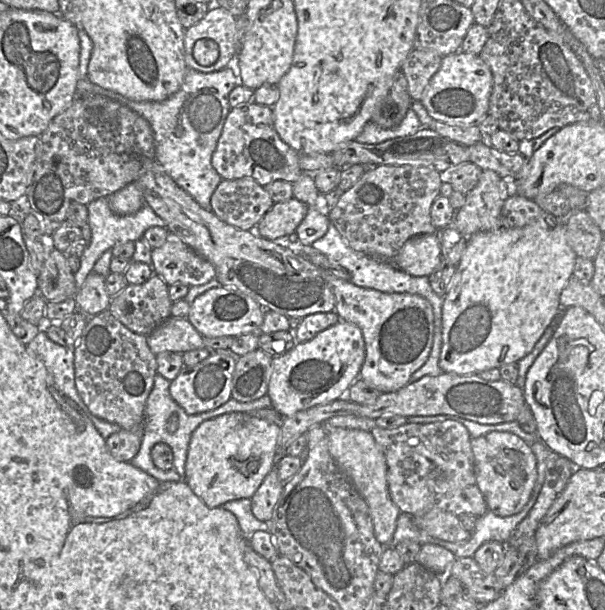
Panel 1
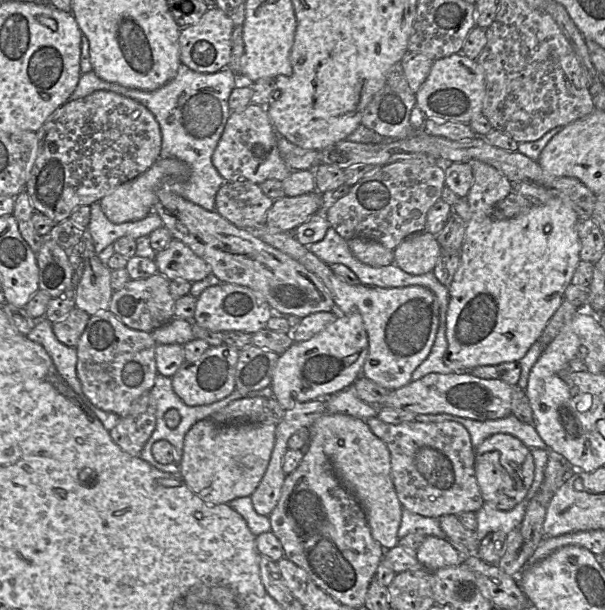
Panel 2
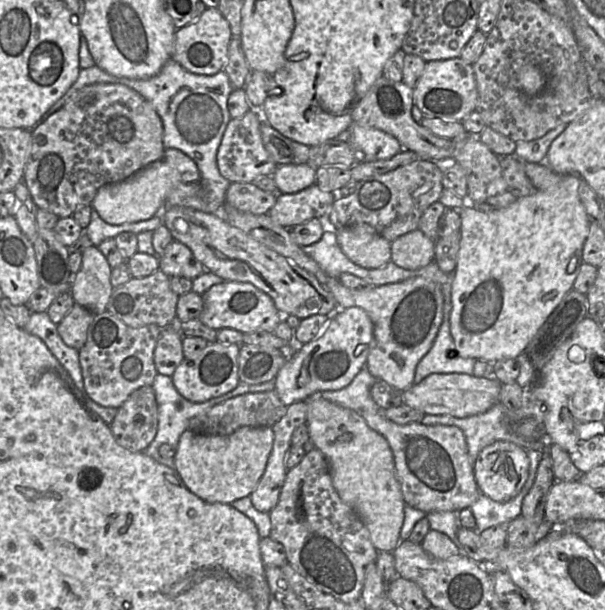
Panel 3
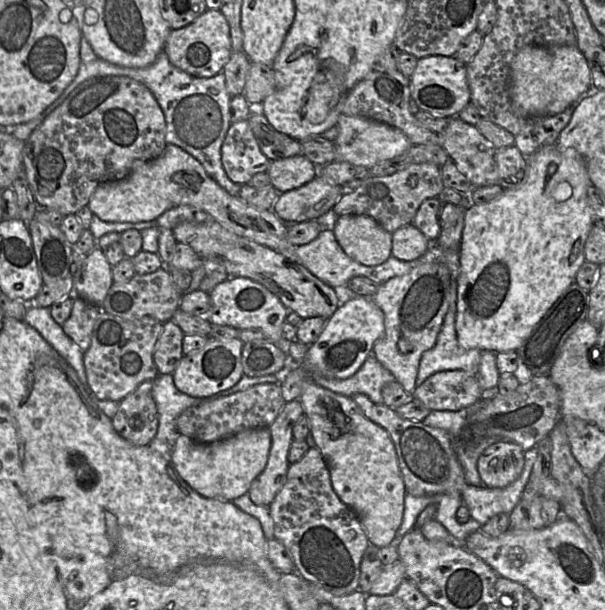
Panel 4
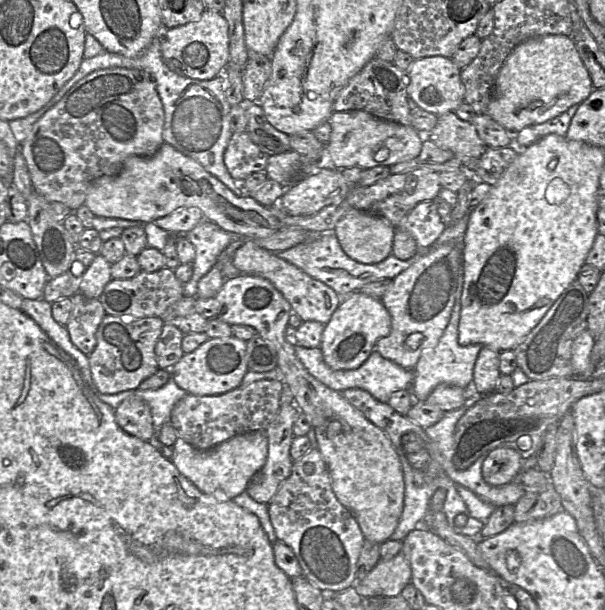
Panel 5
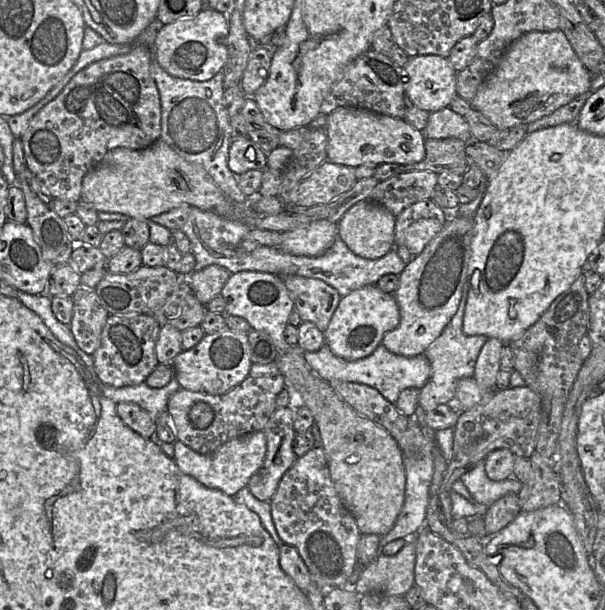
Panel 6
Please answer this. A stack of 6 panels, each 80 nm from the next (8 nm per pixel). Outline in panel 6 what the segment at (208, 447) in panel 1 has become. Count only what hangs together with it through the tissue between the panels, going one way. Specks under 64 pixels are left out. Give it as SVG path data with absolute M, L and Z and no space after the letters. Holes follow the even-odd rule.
M263 430L233 438L212 453L198 453L180 440L174 443L173 459L179 469L207 488L220 490L233 496L247 487L250 477L263 465L266 455L266 436Z

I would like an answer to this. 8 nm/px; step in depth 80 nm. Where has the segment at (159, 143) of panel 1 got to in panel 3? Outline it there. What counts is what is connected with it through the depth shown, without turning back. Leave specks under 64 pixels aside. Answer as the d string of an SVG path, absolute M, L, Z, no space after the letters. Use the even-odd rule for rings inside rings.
M168 59L161 70L149 79L129 79L113 76L98 66L94 65L87 69L80 69L79 76L70 89L43 115L39 122L47 119L56 110L60 109L77 91L85 86L98 83L122 84L143 96L151 103L163 123L163 146L165 149L178 149L189 156L196 163L201 176L201 196L175 196L185 201L194 201L203 204L203 207L221 210L225 203L225 195L230 182L225 179L217 167L217 152L220 146L225 129L231 119L228 110L228 98L234 90L227 73L224 70L214 75L199 75L189 72L173 59Z

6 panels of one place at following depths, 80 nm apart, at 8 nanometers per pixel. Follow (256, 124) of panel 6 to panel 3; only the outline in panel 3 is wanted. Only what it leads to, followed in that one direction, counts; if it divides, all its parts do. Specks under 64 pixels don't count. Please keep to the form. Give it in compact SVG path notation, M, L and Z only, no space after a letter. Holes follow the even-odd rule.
M264 119L260 131L263 144L277 165L309 162L310 147L286 138Z

